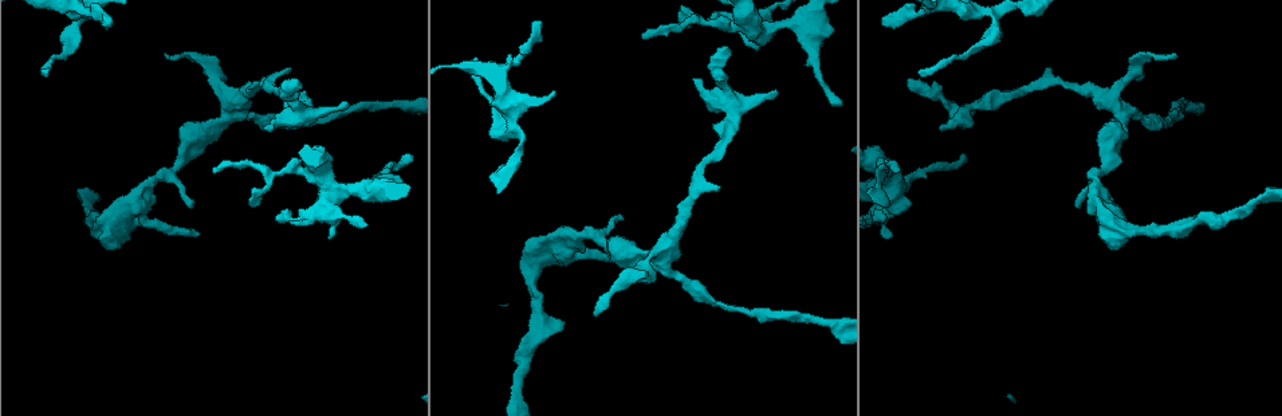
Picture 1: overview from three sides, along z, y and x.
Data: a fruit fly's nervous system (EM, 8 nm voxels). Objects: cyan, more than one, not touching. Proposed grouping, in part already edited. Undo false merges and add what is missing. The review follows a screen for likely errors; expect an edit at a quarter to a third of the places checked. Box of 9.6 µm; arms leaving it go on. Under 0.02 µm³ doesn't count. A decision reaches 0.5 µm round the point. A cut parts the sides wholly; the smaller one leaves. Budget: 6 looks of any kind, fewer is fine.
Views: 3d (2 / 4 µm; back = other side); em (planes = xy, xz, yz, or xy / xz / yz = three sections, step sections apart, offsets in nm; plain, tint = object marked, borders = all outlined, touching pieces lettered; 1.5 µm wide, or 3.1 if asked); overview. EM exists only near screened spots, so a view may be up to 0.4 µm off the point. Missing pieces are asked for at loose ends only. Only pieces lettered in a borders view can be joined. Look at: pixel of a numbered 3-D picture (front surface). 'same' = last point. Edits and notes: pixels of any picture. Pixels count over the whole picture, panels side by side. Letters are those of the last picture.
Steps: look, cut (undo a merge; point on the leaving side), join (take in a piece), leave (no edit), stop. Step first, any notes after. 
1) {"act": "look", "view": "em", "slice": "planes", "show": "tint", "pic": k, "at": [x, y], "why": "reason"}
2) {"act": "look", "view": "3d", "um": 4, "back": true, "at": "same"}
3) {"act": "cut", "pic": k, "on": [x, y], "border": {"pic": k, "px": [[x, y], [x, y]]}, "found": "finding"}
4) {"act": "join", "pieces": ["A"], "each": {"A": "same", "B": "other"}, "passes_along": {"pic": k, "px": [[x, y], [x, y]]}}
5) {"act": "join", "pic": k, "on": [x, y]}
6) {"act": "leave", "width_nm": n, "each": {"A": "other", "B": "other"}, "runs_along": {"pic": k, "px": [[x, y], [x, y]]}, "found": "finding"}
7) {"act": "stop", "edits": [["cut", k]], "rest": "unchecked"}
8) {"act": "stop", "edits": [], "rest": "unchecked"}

{"act": "look", "view": "3d", "um": 2, "pic": 1, "at": [537, 22], "why": "branch stops here"}

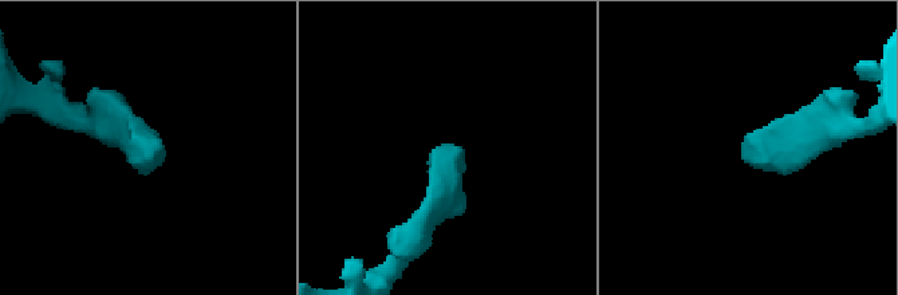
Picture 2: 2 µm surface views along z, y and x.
{"act": "look", "view": "em", "slice": "planes", "show": "plain", "pic": 2, "at": [744, 144], "why": "now the EM"}

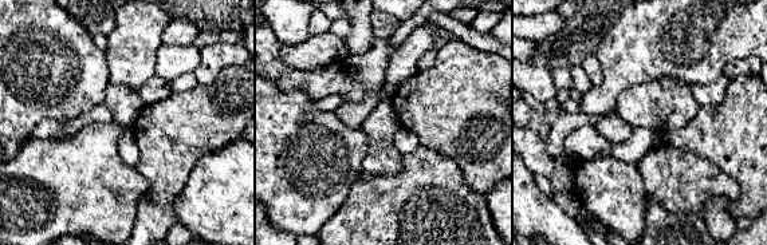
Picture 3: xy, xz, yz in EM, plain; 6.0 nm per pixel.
{"act": "look", "view": "em", "slice": "planes", "show": "borders", "at": "same", "why": "what lies round it"}

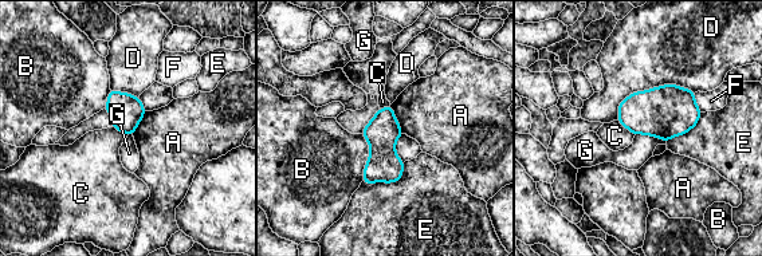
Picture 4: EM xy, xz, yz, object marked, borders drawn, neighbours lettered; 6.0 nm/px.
{"act": "leave", "each": {"A": "other", "B": "other", "C": "other", "D": "other", "E": "other", "F": "other", "G": "other"}, "border": {"pic": 4, "px": [[694, 91], [633, 91], [616, 119]]}, "found": "no lettered piece goes on from it"}

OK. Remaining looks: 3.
{"act": "look", "view": "3d", "um": 2, "pic": 1, "at": [885, 238], "why": "thick end"}

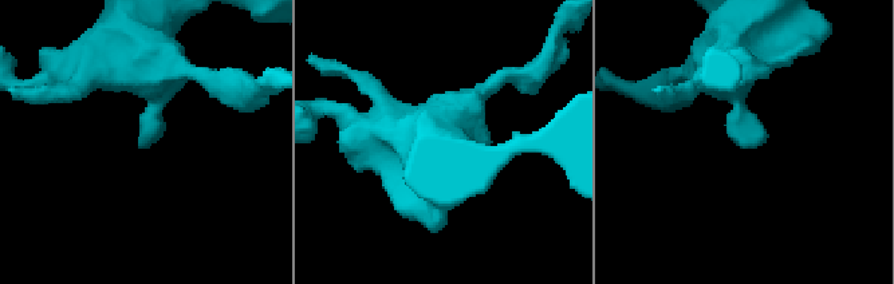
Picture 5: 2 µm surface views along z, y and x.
{"act": "look", "view": "em", "slice": "planes", "show": "borders", "pic": 5, "at": [757, 144]}

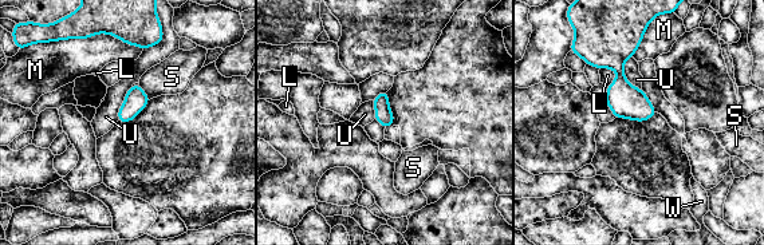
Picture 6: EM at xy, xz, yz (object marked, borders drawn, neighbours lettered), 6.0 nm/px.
{"act": "leave", "each": {"L": "other", "M": "other", "S": "other", "U": "other", "W": "other"}, "border": {"pic": 6, "px": [[375, 118], [385, 127]]}, "found": "none of them fits"}

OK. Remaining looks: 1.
{"act": "stop", "edits": [], "rest": "unchecked"}

